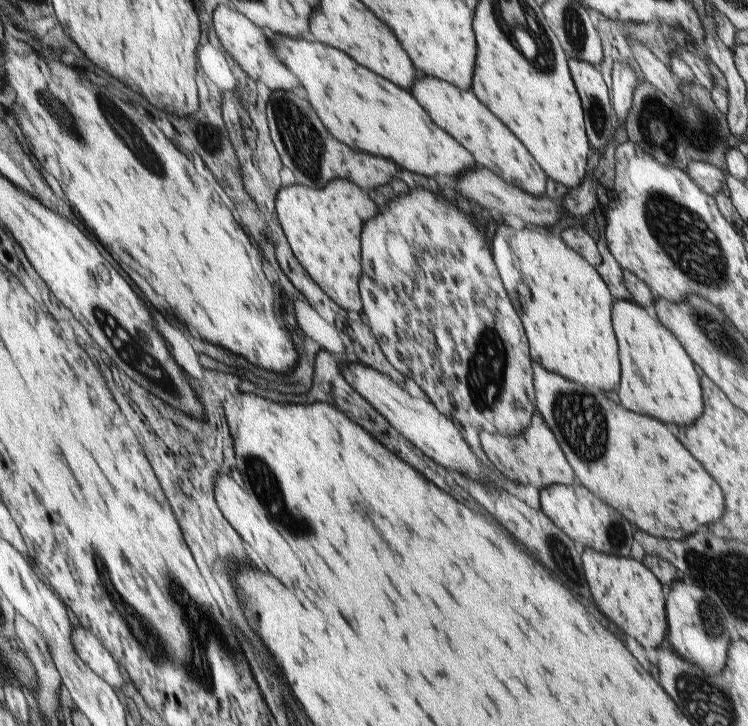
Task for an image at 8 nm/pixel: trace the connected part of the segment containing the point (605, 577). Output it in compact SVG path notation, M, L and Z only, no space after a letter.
M584 548L581 555L586 581L590 584L592 598L600 612L612 620L626 636L638 640L646 650L659 650L668 638L668 622L665 610L666 588L654 572L634 558L604 554L592 548Z

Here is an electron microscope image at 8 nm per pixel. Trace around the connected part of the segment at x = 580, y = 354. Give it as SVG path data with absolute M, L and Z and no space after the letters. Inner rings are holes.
M499 224L492 240L494 264L498 274L502 274L502 282L506 286L510 303L521 318L530 348L530 356L549 372L556 372L571 382L576 382L588 390L602 392L618 391L620 386L619 347L616 344L616 330L612 330L613 314L612 294L604 280L588 260L580 253L574 252L559 232L550 232L548 227L533 225L522 230Z

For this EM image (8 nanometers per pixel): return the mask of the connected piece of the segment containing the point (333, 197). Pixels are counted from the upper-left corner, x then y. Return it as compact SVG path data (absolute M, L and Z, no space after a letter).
M336 178L324 188L308 188L302 184L280 188L275 208L292 253L314 283L340 309L351 315L363 312L359 290L362 276L361 233L364 224L374 218L376 203L362 192L360 186L354 186L354 182Z

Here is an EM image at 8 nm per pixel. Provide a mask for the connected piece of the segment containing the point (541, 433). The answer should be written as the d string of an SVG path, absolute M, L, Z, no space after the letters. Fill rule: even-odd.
M538 408L530 420L530 426L518 436L492 434L488 430L481 429L479 435L486 456L506 478L520 482L520 484L530 484L538 489L550 486L550 484L575 484L577 482L572 466L568 463L556 441L556 436L546 424L546 420L542 418Z

